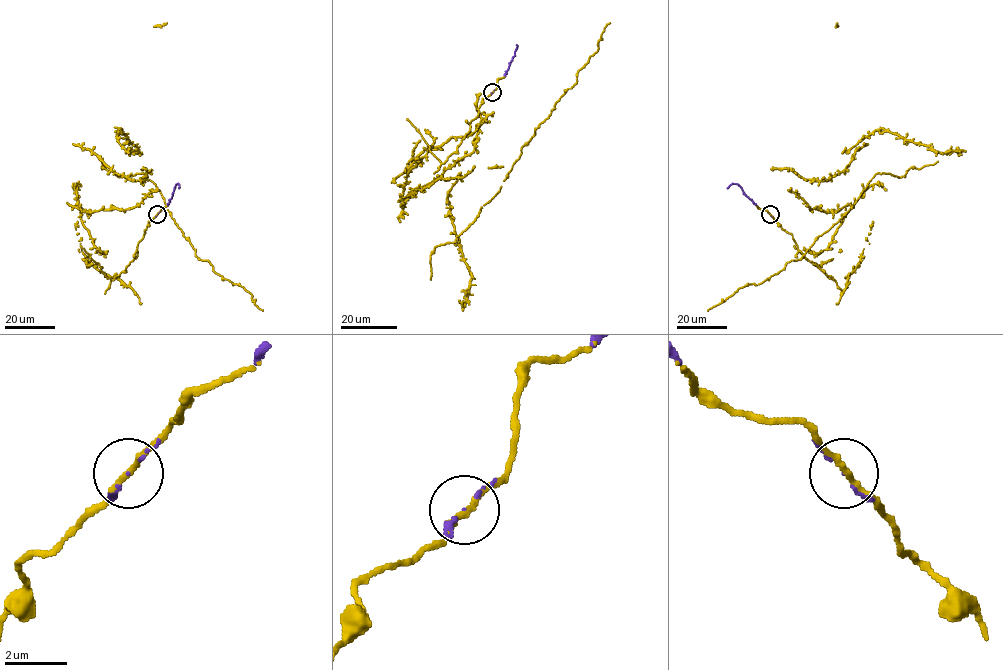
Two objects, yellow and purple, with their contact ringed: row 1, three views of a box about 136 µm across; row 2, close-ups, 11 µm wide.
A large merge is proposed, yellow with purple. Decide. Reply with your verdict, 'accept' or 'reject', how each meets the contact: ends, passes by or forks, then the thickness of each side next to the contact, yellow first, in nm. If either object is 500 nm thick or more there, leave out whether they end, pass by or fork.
accept | yellow passes by | purple ends | 200/90 nm

